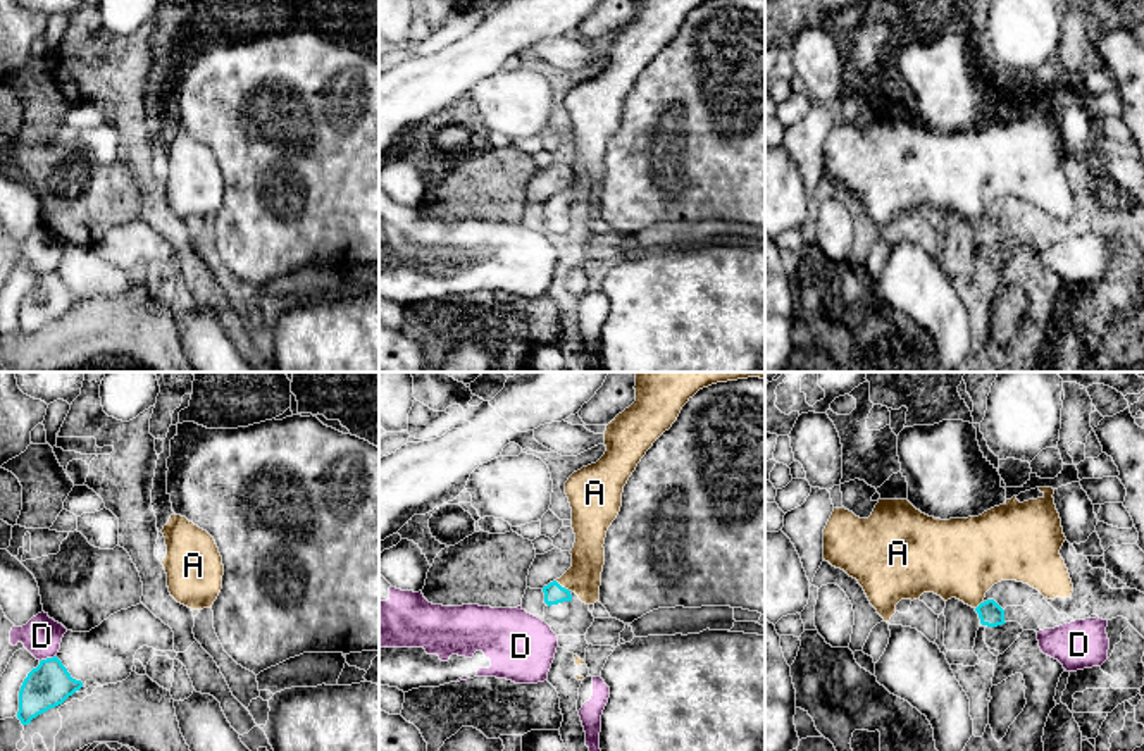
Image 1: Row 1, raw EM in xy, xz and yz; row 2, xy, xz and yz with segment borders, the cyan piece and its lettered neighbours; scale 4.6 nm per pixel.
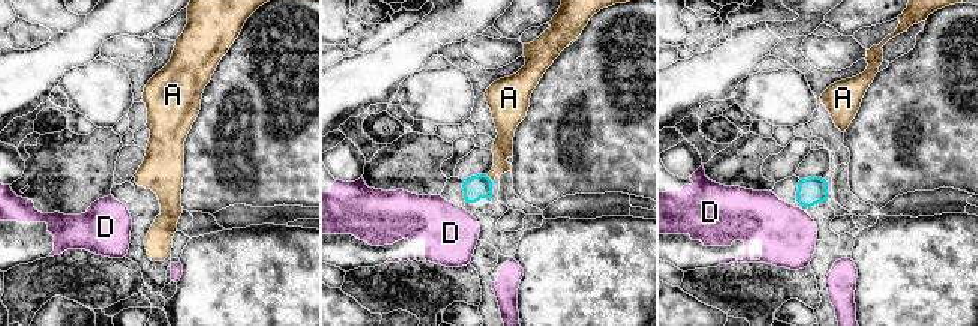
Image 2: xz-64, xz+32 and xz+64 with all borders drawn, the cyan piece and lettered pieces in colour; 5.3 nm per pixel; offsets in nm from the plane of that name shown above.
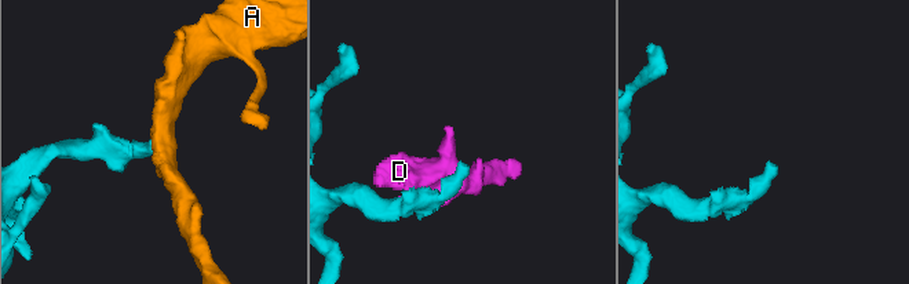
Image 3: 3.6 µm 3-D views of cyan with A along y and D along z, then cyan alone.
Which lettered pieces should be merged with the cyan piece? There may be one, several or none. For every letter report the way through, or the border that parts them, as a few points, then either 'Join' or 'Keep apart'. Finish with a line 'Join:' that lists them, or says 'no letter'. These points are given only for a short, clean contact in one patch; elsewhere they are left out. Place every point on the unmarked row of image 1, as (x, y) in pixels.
A: Path across: xz (553, 207), (560, 200), (588, 174), (588, 169). Join
D: Keep apart
Join: A

